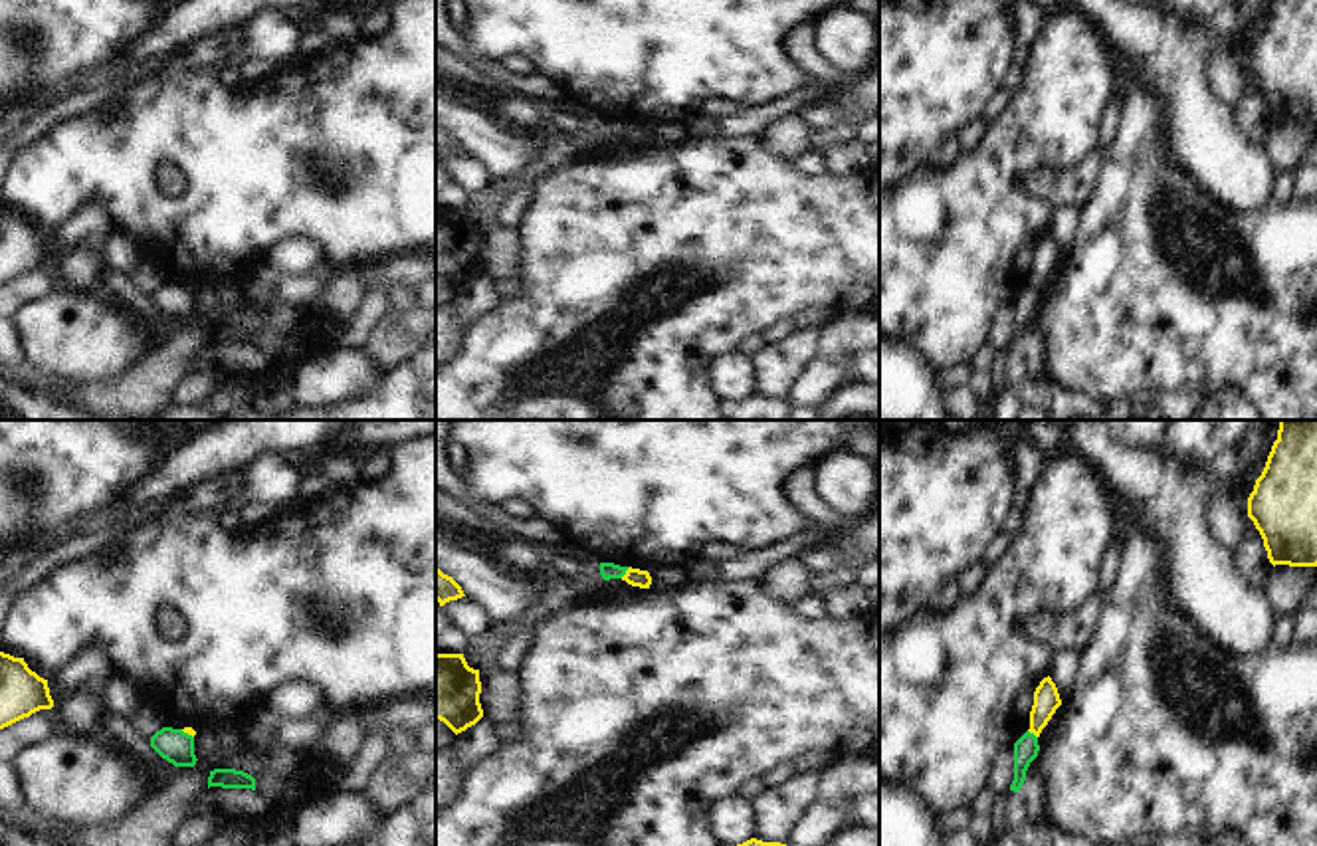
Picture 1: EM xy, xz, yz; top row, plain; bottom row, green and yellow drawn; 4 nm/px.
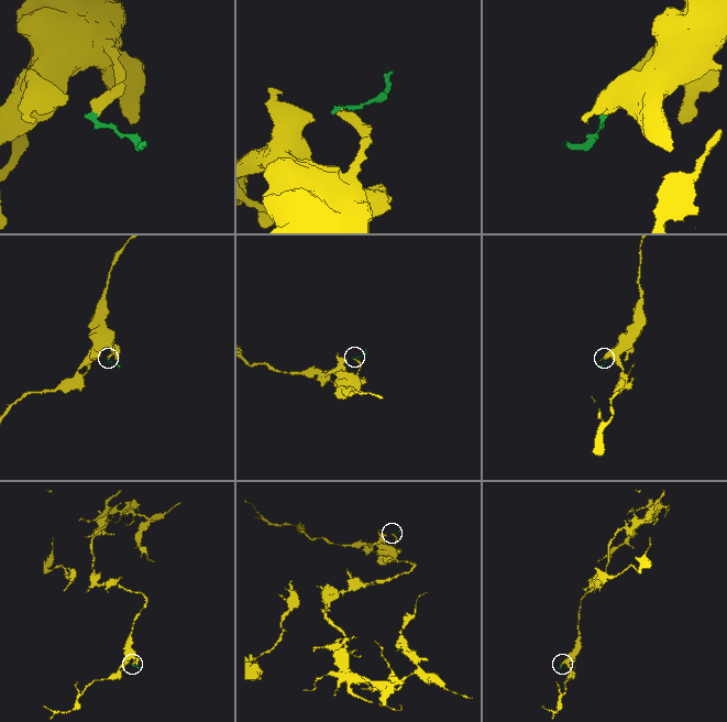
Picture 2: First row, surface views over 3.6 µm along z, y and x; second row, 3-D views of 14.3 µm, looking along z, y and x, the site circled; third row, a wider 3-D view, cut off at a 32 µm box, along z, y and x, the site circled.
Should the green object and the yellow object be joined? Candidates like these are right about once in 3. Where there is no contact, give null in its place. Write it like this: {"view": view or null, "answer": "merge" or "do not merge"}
{"view": "xz", "answer": "do not merge"}

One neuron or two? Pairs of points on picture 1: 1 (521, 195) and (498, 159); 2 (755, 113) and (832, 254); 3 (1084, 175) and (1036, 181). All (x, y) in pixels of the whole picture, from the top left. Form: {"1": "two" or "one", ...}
{"1": "two", "2": "two", "3": "one"}

